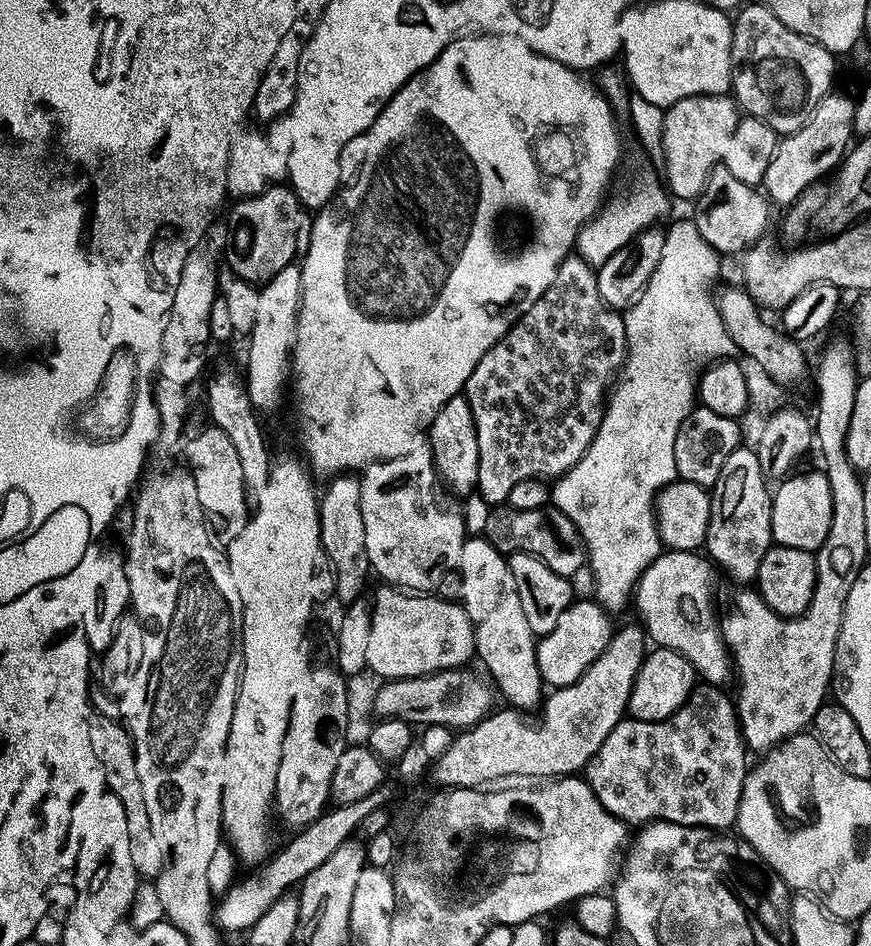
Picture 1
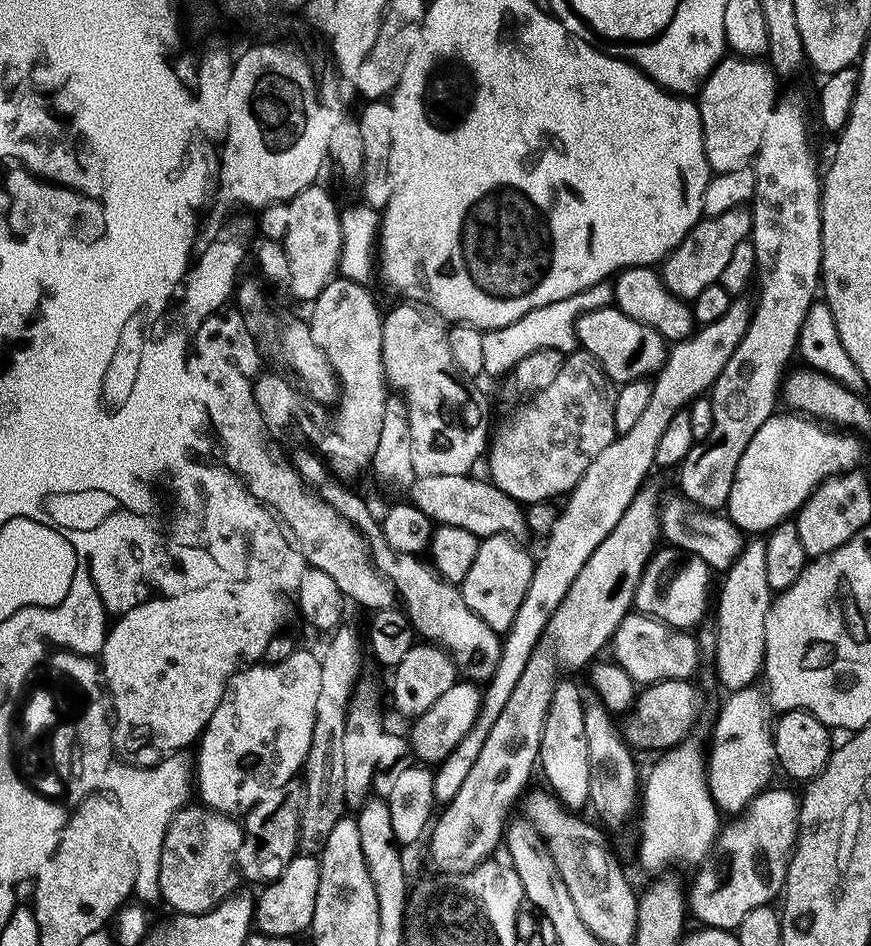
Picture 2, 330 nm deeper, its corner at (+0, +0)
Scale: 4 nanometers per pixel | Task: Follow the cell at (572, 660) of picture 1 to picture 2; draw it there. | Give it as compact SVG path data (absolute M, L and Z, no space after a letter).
M633 610L622 618L618 630L612 635L610 652L616 655L613 656L615 663L620 664L637 685L647 686L660 680L691 681L702 659L697 637L692 635L691 631L671 628L652 616Z

